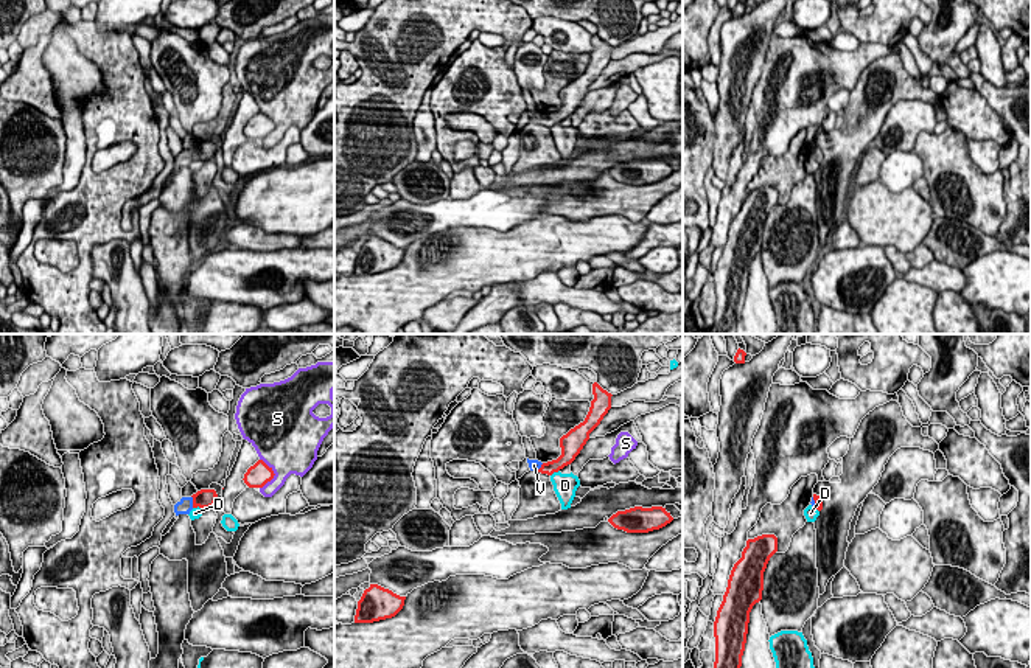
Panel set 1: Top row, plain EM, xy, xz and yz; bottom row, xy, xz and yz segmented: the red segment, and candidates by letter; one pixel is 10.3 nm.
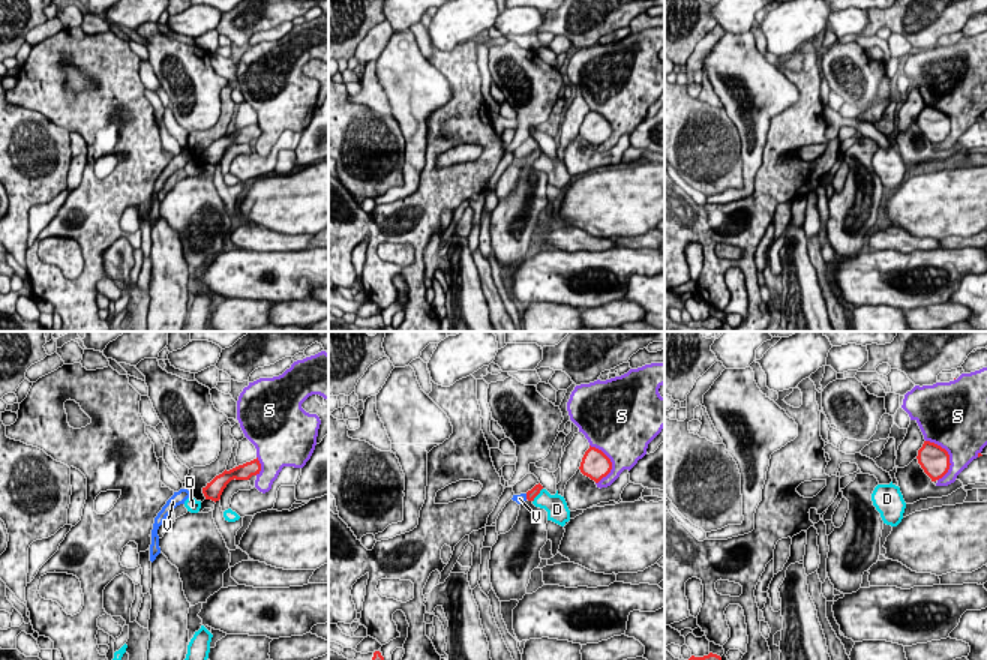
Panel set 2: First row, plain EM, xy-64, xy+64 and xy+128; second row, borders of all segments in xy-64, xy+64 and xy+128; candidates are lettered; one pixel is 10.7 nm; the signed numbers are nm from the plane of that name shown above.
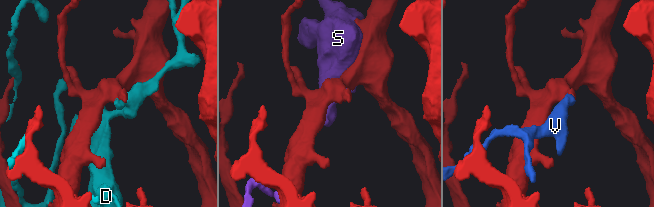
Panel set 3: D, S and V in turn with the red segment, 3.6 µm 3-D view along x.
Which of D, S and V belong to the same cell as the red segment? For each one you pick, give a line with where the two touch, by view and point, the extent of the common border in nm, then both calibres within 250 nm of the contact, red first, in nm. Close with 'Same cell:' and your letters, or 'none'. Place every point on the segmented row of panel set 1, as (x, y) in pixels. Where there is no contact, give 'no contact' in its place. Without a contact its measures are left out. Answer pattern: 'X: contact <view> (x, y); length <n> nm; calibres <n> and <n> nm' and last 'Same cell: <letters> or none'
V: contact xy (193, 502); length 130 nm; calibres 190 and 160 nm
Same cell: V

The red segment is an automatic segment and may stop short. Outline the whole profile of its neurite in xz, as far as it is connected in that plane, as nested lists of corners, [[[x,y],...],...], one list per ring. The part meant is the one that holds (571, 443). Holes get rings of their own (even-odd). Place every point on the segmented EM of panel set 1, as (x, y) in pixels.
[[[597,382],[592,384],[592,395],[594,399],[591,401],[591,407],[585,421],[560,438],[561,455],[557,460],[547,463],[527,458],[530,471],[552,475],[575,460],[589,440],[589,433],[600,424],[603,416],[611,409],[613,395],[603,390]]]

